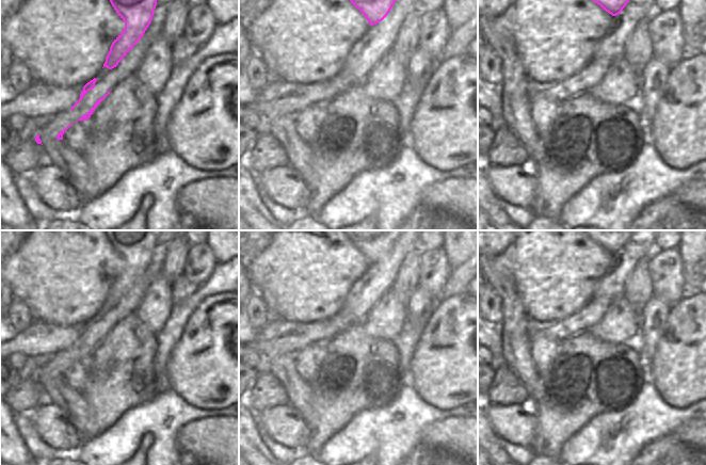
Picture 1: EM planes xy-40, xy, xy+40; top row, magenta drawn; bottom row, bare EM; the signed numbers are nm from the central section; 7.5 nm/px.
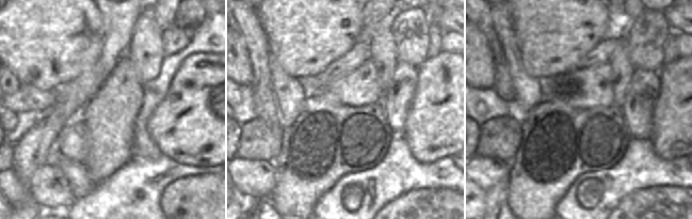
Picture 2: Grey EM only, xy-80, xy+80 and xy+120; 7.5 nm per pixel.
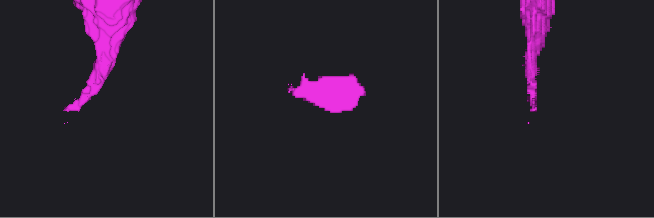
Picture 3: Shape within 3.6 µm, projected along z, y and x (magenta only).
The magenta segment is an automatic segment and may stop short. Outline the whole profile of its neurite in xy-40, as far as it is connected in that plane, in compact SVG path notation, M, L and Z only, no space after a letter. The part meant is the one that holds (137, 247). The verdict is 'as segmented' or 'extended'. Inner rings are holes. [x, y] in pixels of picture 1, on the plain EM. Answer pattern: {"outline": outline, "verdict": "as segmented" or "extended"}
{"outline": "M103 230L110 239L112 245L118 255L125 260L123 271L114 278L110 286L110 290L106 296L103 306L112 308L118 304L123 296L133 287L133 285L142 277L145 270L149 266L157 239L161 230Z", "verdict": "as segmented"}

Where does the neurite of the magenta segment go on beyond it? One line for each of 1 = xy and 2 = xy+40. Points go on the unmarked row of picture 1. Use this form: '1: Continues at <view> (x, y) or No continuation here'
1: No continuation here
2: No continuation here.

